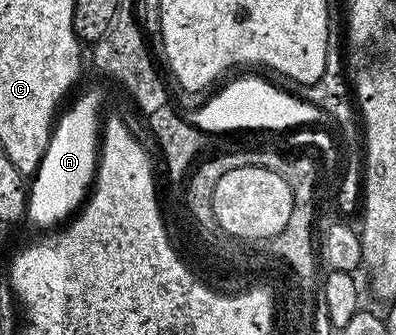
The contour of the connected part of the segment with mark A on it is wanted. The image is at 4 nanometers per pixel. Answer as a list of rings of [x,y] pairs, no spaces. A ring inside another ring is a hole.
[[[88,90],[66,112],[64,110],[55,123],[49,145],[45,150],[45,156],[41,160],[41,166],[31,179],[27,195],[27,221],[30,220],[40,228],[46,228],[42,230],[51,229],[61,223],[60,220],[68,213],[68,215],[71,215],[85,199],[88,185],[93,181],[97,171],[97,157],[100,152],[98,141],[100,120],[98,124],[98,116],[103,100],[104,94],[102,91]]]

